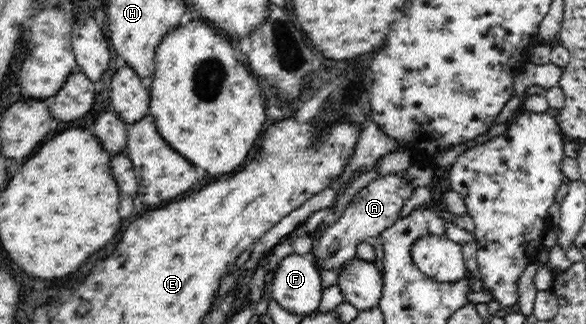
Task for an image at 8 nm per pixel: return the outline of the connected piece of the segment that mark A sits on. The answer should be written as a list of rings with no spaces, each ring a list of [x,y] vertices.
[[[401,174],[382,176],[368,183],[349,203],[336,222],[323,227],[316,235],[314,251],[309,256],[320,271],[337,271],[352,259],[357,259],[357,246],[373,236],[379,236],[397,219],[400,208],[414,192],[408,188]]]

